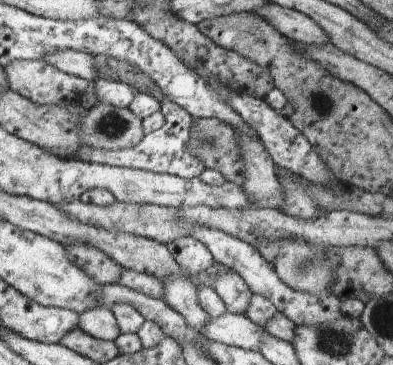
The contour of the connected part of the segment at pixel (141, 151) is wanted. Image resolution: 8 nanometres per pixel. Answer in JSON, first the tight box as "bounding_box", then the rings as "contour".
{"bounding_box":[73,99,205,180],"contour":[[[168,99],[161,102],[160,111],[166,117],[162,128],[150,134],[145,134],[140,144],[136,144],[136,146],[132,146],[132,148],[120,150],[80,149],[78,152],[74,152],[73,158],[92,163],[144,169],[155,173],[166,173],[186,180],[198,178],[200,174],[204,172],[205,166],[200,162],[200,168],[198,168],[198,158],[192,156],[190,144],[188,144],[188,140],[190,140],[190,128],[192,128],[194,118],[188,114],[185,108],[182,108],[182,106],[175,102],[170,102]]]}

